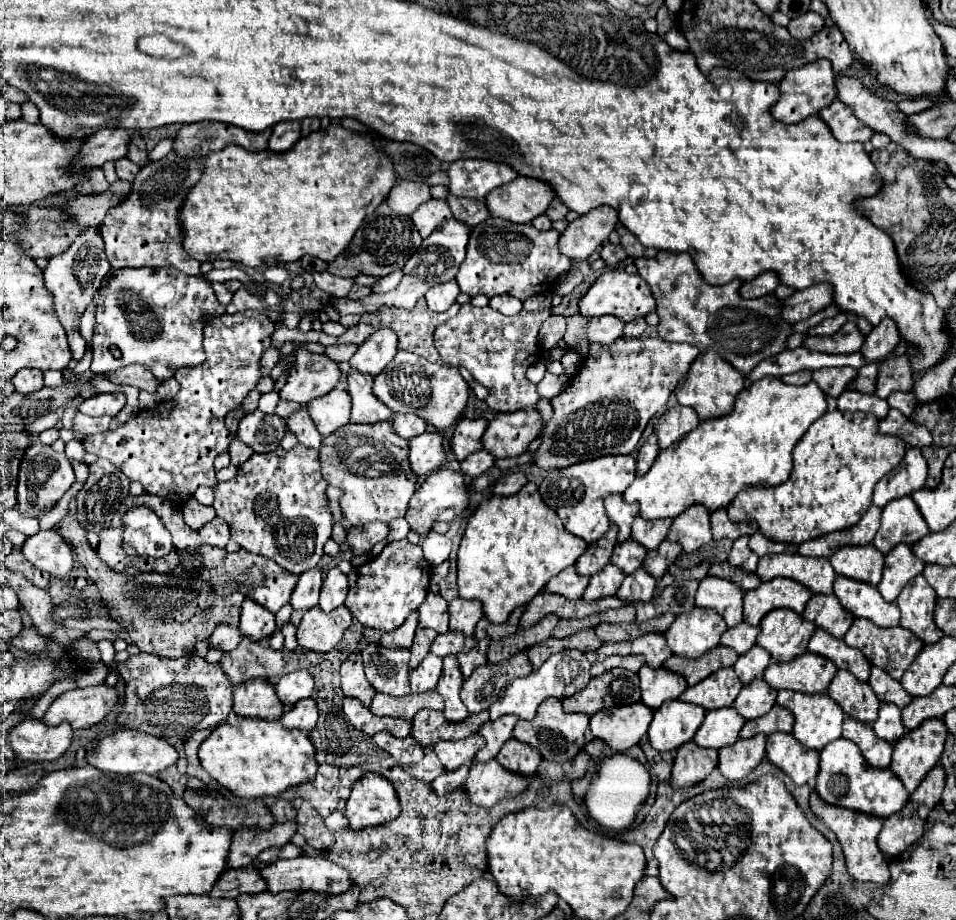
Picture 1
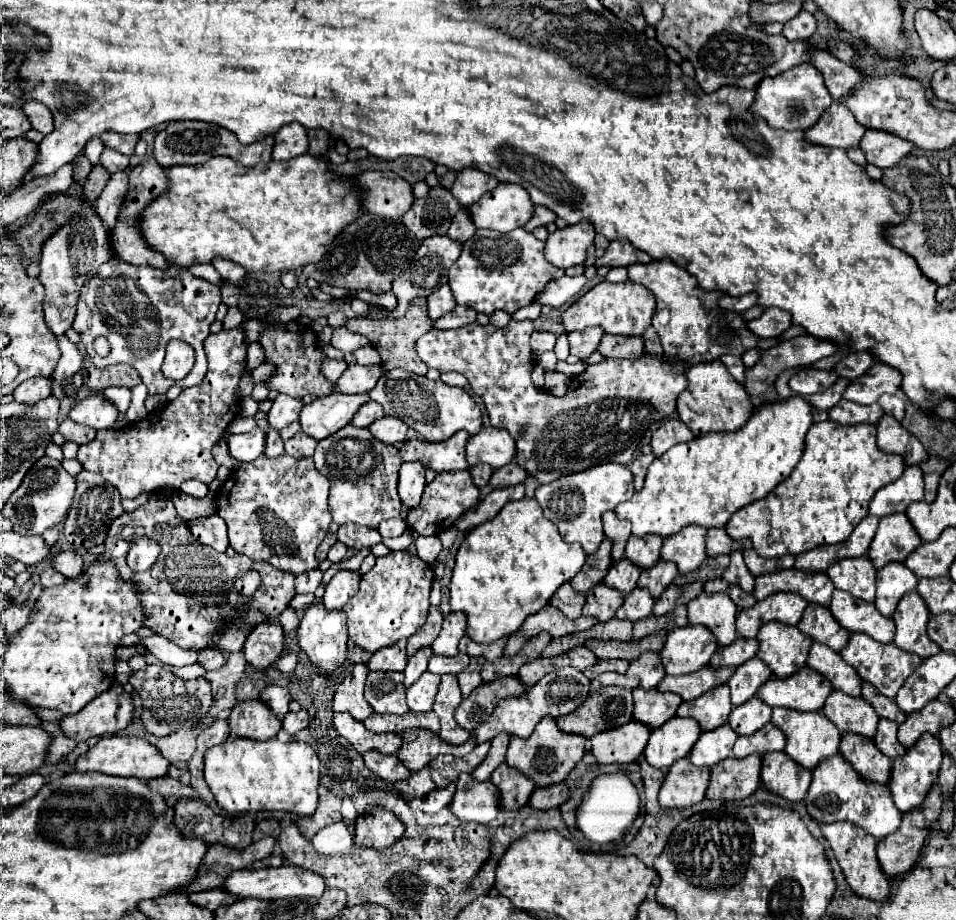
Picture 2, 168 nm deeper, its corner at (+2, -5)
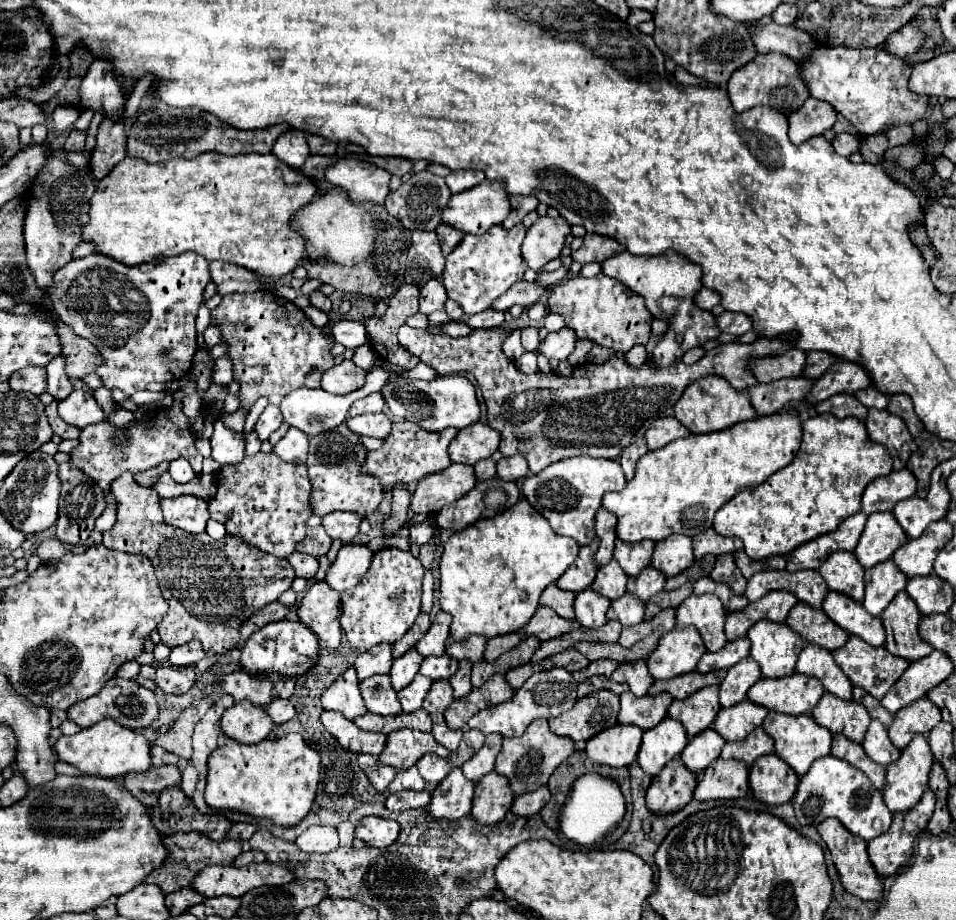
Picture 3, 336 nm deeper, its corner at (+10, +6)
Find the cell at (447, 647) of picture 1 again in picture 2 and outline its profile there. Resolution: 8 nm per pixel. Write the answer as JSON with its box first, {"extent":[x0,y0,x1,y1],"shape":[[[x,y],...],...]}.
{"extent":[429,654,469,674],"shape":[[[433,654],[429,660],[429,672],[433,672],[433,674],[459,674],[467,664],[469,664],[467,654],[457,654],[457,656]]]}

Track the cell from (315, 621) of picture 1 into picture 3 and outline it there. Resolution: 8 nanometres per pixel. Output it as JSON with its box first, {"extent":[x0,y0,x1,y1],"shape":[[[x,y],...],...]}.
{"extent":[297,581,341,649],"shape":[[[325,581],[313,583],[297,609],[299,619],[319,635],[323,647],[335,649],[341,641],[341,593],[331,589]]]}

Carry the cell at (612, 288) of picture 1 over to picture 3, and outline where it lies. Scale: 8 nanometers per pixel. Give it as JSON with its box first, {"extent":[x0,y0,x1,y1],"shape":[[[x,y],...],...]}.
{"extent":[549,275,653,353],"shape":[[[595,275],[591,279],[573,277],[555,285],[549,293],[549,311],[565,319],[565,327],[573,329],[577,339],[589,339],[601,347],[627,353],[635,345],[647,345],[651,337],[653,315],[645,307],[643,297],[631,293],[619,281]]]}

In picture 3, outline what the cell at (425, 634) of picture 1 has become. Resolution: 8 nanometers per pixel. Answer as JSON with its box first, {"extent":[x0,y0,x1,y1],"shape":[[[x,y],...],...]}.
{"extent":[389,649,423,691],"shape":[[[409,649],[403,657],[395,659],[395,663],[393,663],[393,667],[391,667],[391,673],[389,673],[391,685],[393,685],[395,691],[407,687],[407,685],[413,681],[413,677],[415,677],[417,671],[419,671],[421,661],[423,661],[423,657],[419,657],[419,653],[417,653],[415,649]]]}

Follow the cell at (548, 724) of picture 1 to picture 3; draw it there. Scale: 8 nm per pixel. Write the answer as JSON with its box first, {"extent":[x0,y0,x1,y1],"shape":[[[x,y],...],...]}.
{"extent":[495,719,573,797],"shape":[[[539,719],[533,721],[527,727],[527,733],[523,733],[523,737],[513,737],[513,739],[503,739],[503,749],[497,755],[497,763],[495,763],[495,771],[503,777],[509,779],[509,787],[513,791],[515,797],[523,795],[523,793],[531,793],[537,791],[539,787],[547,785],[551,773],[573,753],[573,741],[567,741],[567,737],[555,737],[555,733],[549,731],[547,721]]]}

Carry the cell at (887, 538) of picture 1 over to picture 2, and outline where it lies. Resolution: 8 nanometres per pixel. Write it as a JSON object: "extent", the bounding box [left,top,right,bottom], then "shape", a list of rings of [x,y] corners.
{"extent":[867,512,923,568],"shape":[[[899,512],[883,516],[867,556],[873,560],[875,568],[883,568],[885,564],[895,560],[903,562],[915,548],[921,546],[921,542],[923,540],[909,522],[907,514]]]}

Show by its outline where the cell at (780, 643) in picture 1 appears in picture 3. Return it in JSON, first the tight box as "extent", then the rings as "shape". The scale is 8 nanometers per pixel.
{"extent":[747,621,805,679],"shape":[[[759,621],[747,633],[751,639],[751,659],[761,667],[763,677],[779,679],[795,671],[797,657],[805,647],[787,625],[775,625],[773,621]]]}

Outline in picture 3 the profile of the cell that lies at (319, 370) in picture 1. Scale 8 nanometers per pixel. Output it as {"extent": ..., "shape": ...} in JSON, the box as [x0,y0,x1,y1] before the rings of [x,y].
{"extent":[255,405,283,441],"shape":[[[273,405],[267,407],[267,409],[261,413],[261,417],[259,417],[257,425],[255,425],[255,433],[257,433],[259,441],[267,441],[267,439],[271,437],[271,433],[279,429],[281,423],[283,423],[283,417],[281,417],[279,409],[273,407]]]}

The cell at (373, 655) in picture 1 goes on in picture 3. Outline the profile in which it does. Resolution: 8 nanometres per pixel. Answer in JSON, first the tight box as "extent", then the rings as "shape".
{"extent":[361,675,401,715],"shape":[[[387,675],[369,677],[361,685],[361,695],[365,699],[365,707],[377,715],[397,715],[401,713],[401,705],[395,689],[391,689],[391,679]]]}

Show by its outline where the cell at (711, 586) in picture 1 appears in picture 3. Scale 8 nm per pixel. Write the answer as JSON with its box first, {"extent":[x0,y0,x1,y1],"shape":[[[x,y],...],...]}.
{"extent":[677,593,727,653],"shape":[[[711,593],[699,597],[691,595],[683,605],[677,607],[677,625],[679,627],[689,627],[693,625],[707,647],[707,651],[715,653],[721,651],[727,643],[723,625],[725,625],[725,609],[719,605],[717,597],[711,597]]]}

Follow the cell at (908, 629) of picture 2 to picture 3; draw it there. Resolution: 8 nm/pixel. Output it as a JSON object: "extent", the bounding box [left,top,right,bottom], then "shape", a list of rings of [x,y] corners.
{"extent":[881,593,933,661],"shape":[[[899,593],[895,601],[881,613],[883,627],[887,631],[887,643],[885,649],[891,655],[903,657],[907,661],[917,661],[927,657],[933,649],[927,645],[919,635],[917,635],[917,625],[919,625],[919,609],[915,609],[915,603],[907,593]]]}

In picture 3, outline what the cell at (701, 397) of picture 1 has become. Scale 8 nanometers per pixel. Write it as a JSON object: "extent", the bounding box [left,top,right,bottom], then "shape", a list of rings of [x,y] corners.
{"extent":[675,377,759,435],"shape":[[[703,377],[703,381],[695,381],[695,385],[689,385],[683,391],[683,397],[675,405],[675,417],[691,433],[699,435],[699,433],[721,431],[733,427],[735,423],[757,419],[759,415],[755,413],[751,401],[747,401],[745,393],[731,389],[731,385],[727,385],[727,381],[719,381],[719,377]]]}

